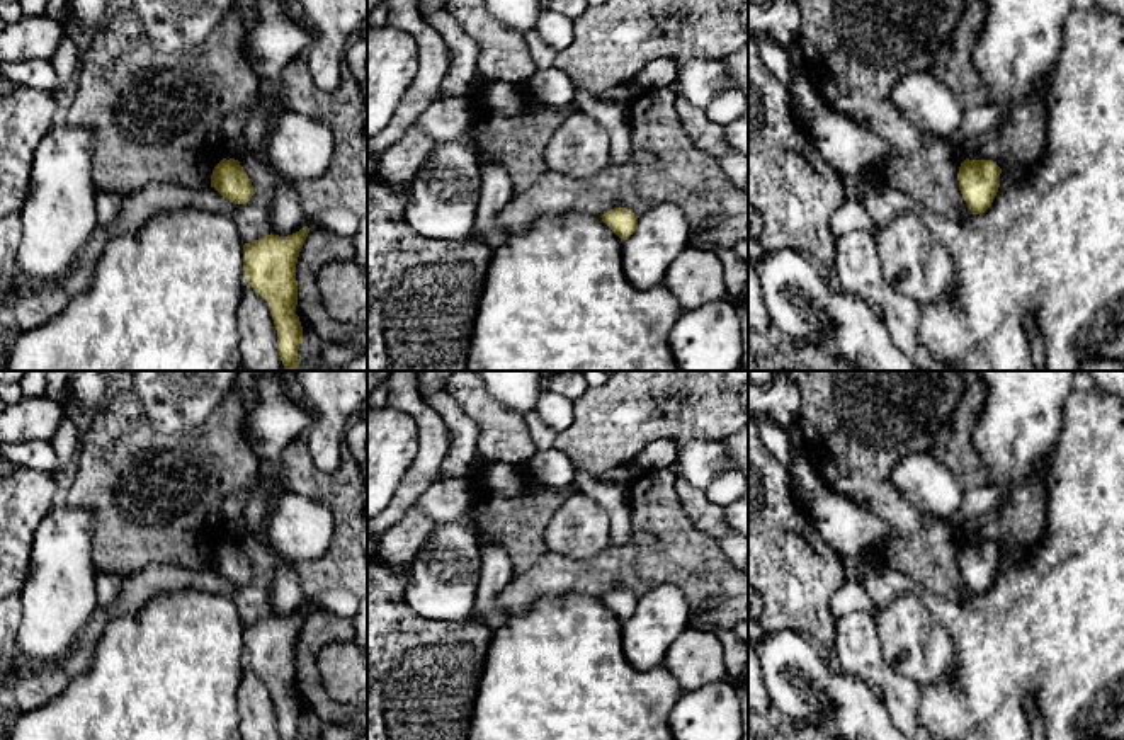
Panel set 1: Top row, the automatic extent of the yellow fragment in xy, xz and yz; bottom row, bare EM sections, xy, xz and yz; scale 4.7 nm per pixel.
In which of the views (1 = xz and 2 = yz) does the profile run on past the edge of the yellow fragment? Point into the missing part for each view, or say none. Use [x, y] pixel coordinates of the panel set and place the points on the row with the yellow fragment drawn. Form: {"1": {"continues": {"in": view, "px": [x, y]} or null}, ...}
{"1": {"continues": null}, "2": {"continues": null}}

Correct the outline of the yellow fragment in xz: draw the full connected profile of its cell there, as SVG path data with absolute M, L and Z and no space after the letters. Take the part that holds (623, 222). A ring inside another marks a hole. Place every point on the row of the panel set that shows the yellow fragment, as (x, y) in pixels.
M614 208L600 218L621 240L626 240L636 231L639 216L631 209Z

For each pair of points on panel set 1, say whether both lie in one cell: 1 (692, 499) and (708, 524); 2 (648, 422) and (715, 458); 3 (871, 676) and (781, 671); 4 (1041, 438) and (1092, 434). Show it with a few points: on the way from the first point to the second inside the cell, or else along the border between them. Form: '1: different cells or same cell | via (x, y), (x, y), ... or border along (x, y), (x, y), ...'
1: same cell | via (698, 506), (708, 518)
2: different cells | border along (725, 439), (692, 439), (679, 451)
3: different cells | border along (842, 671), (862, 679), (869, 686)
4: different cells | border along (1070, 397), (1063, 407), (1063, 429), (1044, 473)

